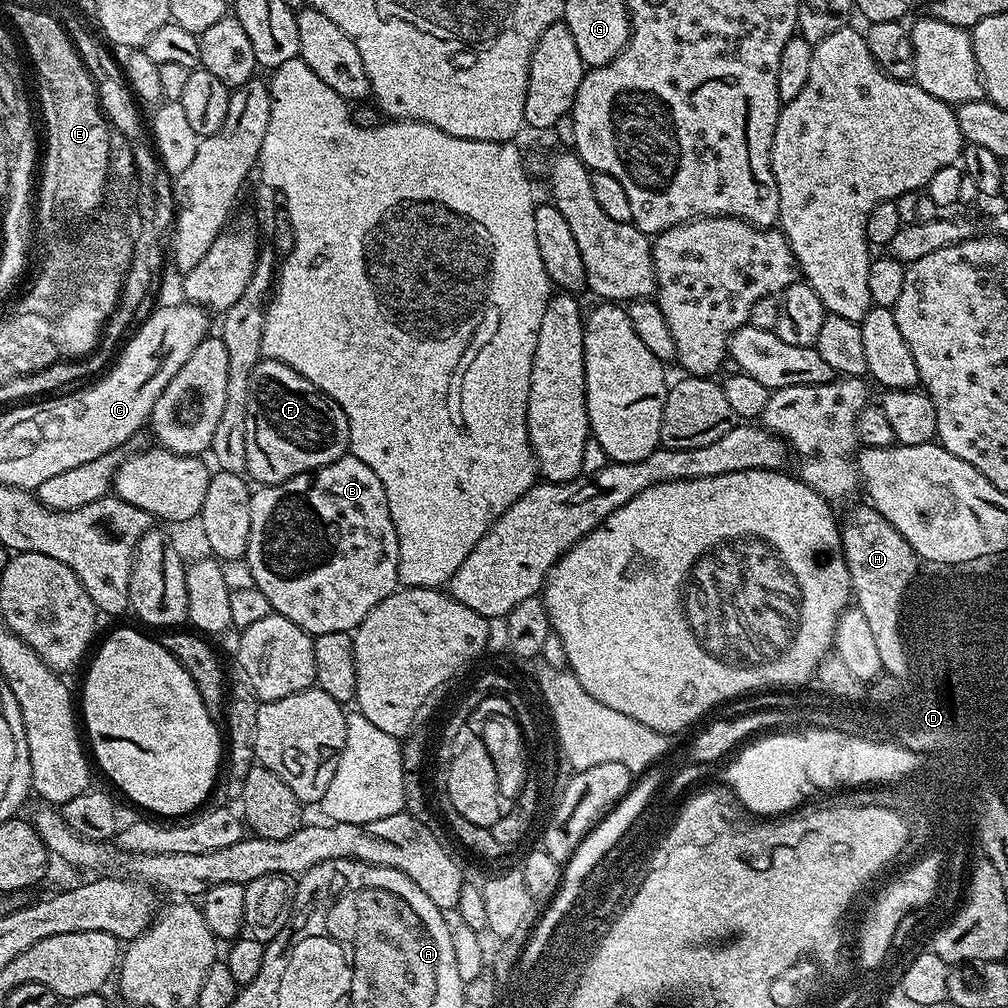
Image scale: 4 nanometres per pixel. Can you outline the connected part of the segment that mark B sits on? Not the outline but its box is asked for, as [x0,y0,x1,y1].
[246,454,398,638]

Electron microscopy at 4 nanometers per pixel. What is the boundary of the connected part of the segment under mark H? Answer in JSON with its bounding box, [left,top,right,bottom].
[842,502,918,677]

